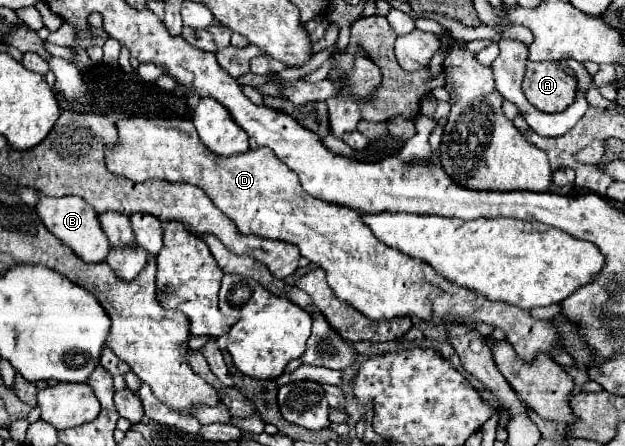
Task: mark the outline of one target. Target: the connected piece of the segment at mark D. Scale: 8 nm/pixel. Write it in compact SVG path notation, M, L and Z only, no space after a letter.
M124 117L116 121L116 129L118 143L114 147L106 145L104 153L108 171L132 181L184 181L204 189L214 205L234 221L242 235L280 239L296 245L302 257L318 263L326 271L328 285L336 297L370 319L380 321L416 315L424 321L432 317L434 323L442 323L472 317L504 329L506 339L524 361L534 361L538 353L560 347L558 333L550 321L532 319L524 309L504 305L502 301L488 301L480 297L480 293L472 293L472 289L444 281L426 261L416 261L378 241L368 225L364 225L358 211L336 203L324 203L304 193L298 175L280 163L270 149L250 149L240 157L212 157L212 153L200 145L194 125L186 119Z

